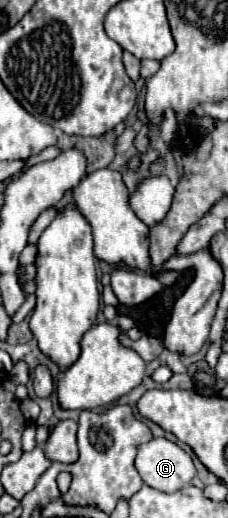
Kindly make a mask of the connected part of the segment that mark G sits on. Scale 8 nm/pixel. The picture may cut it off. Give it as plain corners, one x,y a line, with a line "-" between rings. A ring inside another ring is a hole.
152,439
138,449
136,469
142,481
158,491
174,493
196,475
192,457
168,439

